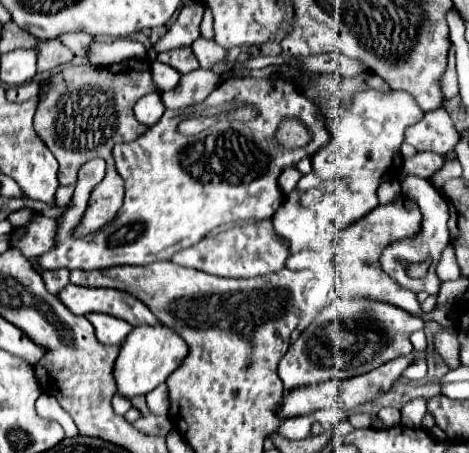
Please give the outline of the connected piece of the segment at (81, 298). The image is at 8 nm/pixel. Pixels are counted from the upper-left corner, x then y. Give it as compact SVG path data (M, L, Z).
M69 285L59 293L59 299L75 313L109 313L119 319L129 321L133 327L139 323L157 323L151 309L137 297L119 289L99 289L99 287L79 287Z

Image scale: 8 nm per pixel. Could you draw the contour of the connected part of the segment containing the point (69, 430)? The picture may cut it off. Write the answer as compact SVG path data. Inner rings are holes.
M43 393L39 399L37 399L37 413L43 417L43 419L51 419L51 421L57 421L63 429L65 429L65 437L75 437L79 435L71 415L67 415L67 411L63 411L63 407L57 403L57 399L53 395L47 395Z

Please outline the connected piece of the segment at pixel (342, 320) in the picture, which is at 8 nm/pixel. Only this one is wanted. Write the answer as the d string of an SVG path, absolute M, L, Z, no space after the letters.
M335 299L289 347L279 363L285 391L323 381L343 381L377 369L379 365L413 351L409 335L423 327L419 317L373 299Z

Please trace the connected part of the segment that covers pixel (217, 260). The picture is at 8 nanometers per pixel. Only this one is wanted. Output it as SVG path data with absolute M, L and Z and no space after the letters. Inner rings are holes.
M271 219L253 221L247 225L235 225L223 233L211 235L201 239L197 245L187 247L171 257L173 263L183 267L193 267L211 275L219 277L255 277L255 275L267 275L275 273L285 267L285 261L289 257L289 247L285 241L277 235Z

